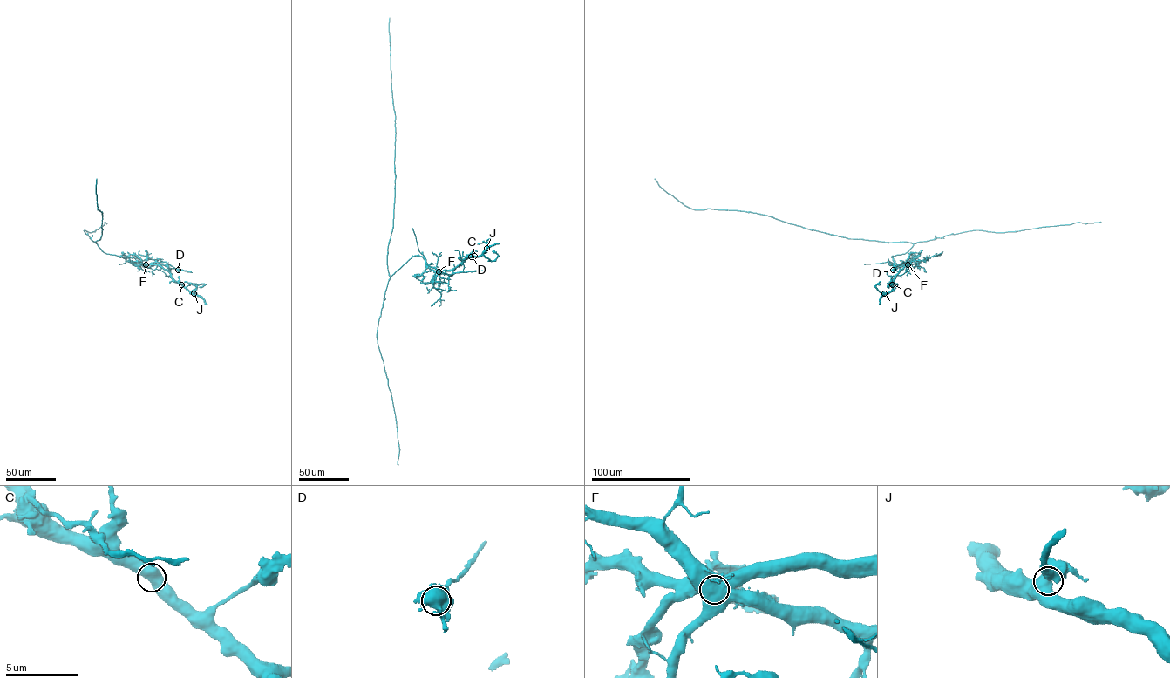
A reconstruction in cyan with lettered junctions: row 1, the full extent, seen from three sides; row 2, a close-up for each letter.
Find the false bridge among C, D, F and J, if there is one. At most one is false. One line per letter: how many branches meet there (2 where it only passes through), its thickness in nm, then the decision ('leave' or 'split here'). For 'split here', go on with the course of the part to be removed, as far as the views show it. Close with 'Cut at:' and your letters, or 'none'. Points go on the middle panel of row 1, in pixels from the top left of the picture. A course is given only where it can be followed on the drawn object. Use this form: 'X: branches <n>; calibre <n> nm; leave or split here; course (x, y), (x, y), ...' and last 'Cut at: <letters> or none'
C: branches 2; calibre 750 nm; leave
D: branches 2; calibre 900 nm; leave
F: branches 2; calibre 900 nm; split here; course (438, 271), (423, 256), (415, 256), (391, 277), (388, 270), (395, 176), (390, 18)
J: branches 2; calibre 650 nm; leave
Cut at: F

